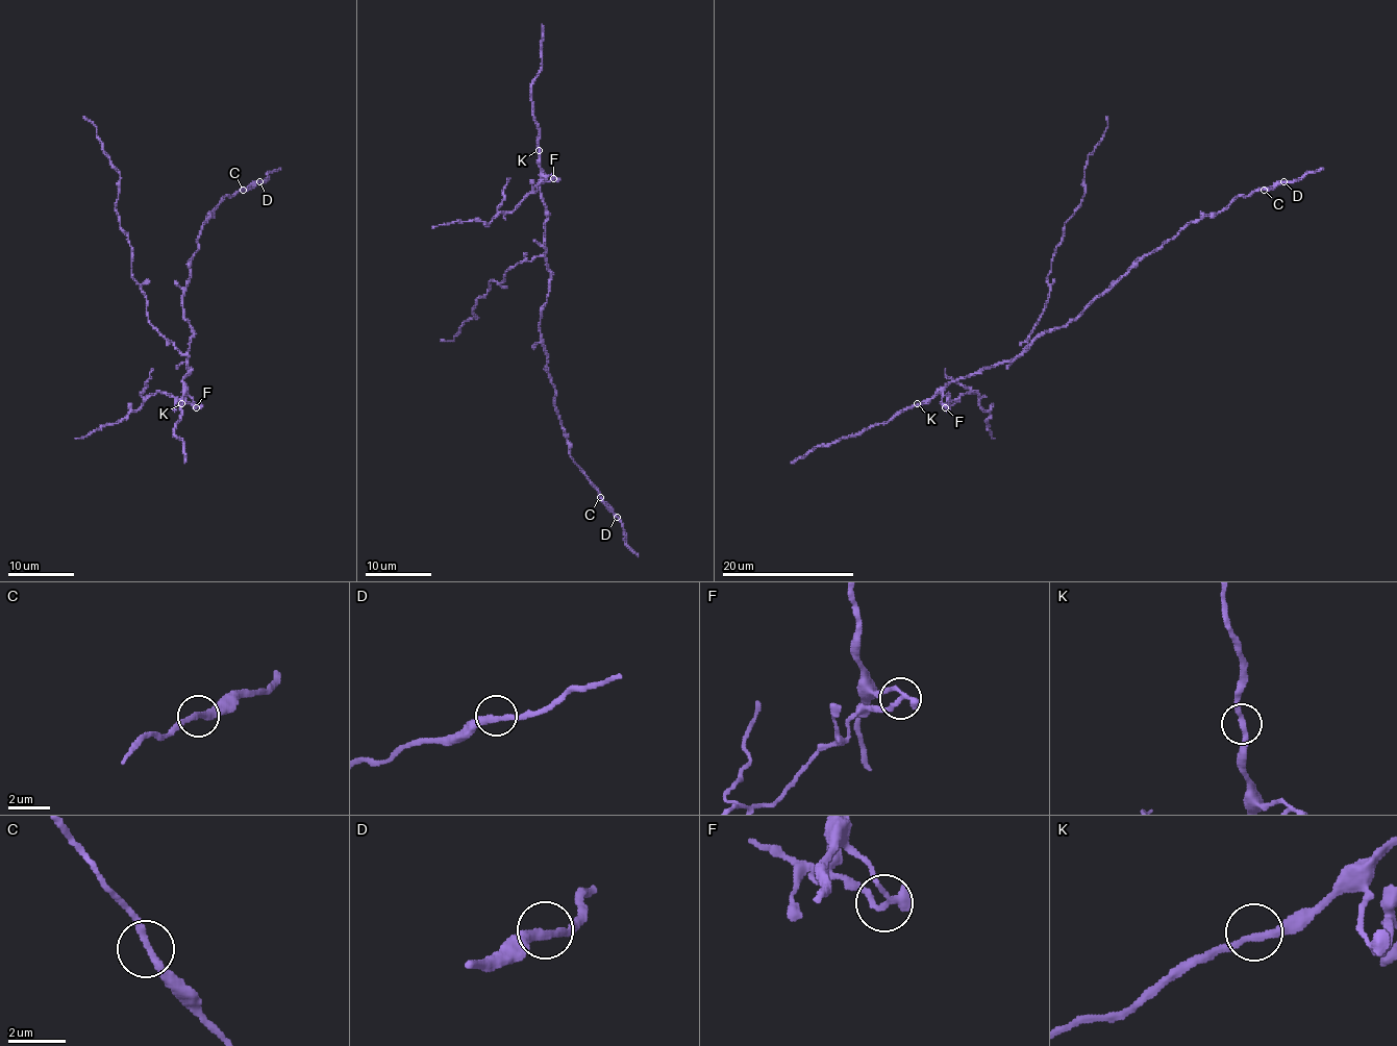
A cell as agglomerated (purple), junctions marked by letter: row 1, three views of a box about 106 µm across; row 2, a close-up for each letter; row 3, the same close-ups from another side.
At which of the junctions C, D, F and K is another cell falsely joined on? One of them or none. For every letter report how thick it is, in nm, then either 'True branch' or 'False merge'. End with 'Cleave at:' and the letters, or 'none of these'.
C: Thickness 280 nm. True branch
D: Thickness 260 nm. True branch
F: Thickness 300 nm. False merge
K: Thickness 240 nm. True branch
Cleave at: F

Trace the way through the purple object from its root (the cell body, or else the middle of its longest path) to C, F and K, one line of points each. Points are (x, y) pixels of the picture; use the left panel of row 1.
C: (191, 327), (184, 317), (181, 299), (190, 277), (191, 257), (198, 251), (199, 231), (226, 196), (243, 190)
F: (191, 327), (190, 372), (182, 378), (182, 385), (196, 406)
K: (191, 327), (190, 372), (182, 378), (181, 403)

